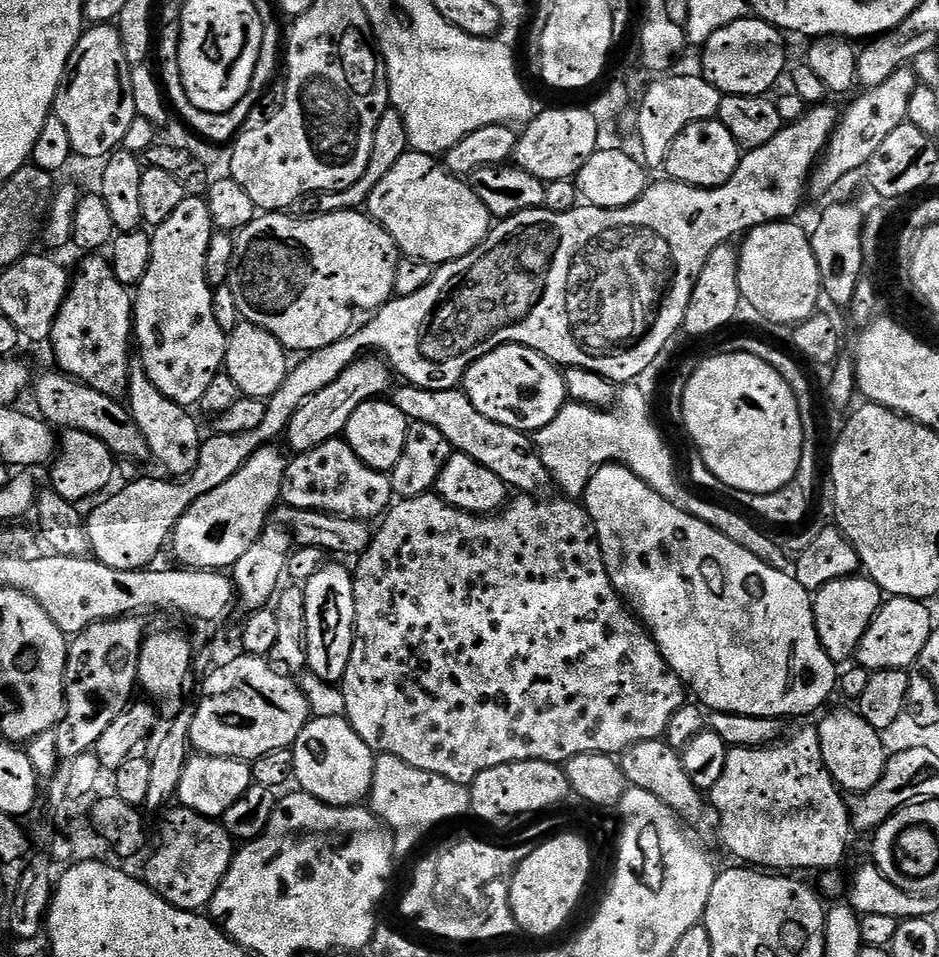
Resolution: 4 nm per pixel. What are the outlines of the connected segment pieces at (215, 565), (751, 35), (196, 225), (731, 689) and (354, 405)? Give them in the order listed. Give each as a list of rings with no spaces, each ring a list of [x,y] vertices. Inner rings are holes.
[[[265,446],[254,453],[218,490],[198,498],[182,514],[170,537],[170,552],[188,570],[230,570],[254,546],[270,523],[274,509],[281,503],[286,459],[276,446]]]
[[[745,18],[722,27],[703,44],[702,52],[704,79],[725,96],[763,96],[771,93],[770,90],[779,82],[784,67],[785,72],[789,67],[790,52],[781,29],[759,18]]]
[[[185,195],[178,210],[166,218],[151,233],[152,258],[146,270],[146,278],[134,292],[134,340],[140,344],[139,363],[143,364],[150,382],[174,402],[185,406],[199,405],[202,394],[210,387],[210,382],[221,375],[228,353],[228,336],[215,317],[213,287],[206,278],[206,254],[214,235],[214,223],[209,201],[202,195]]]
[[[604,464],[590,477],[587,488],[582,495],[582,503],[588,509],[592,525],[596,527],[596,537],[602,550],[604,565],[608,576],[617,592],[633,609],[638,611],[639,619],[645,629],[650,630],[650,635],[664,655],[669,669],[675,672],[689,689],[696,691],[695,699],[705,709],[712,712],[733,712],[747,716],[771,716],[785,718],[784,716],[804,716],[815,708],[820,708],[832,696],[836,688],[837,661],[829,659],[822,642],[818,638],[818,630],[814,622],[812,609],[812,596],[796,580],[792,572],[774,570],[766,562],[759,560],[750,550],[738,546],[730,538],[722,535],[718,529],[712,528],[706,522],[678,510],[670,501],[658,494],[645,481],[640,480],[622,464]]]
[[[368,354],[363,358],[357,358],[330,386],[318,390],[309,400],[304,402],[301,408],[290,418],[286,441],[293,448],[293,453],[309,452],[318,446],[322,446],[327,440],[335,440],[343,437],[346,422],[350,422],[350,414],[358,410],[368,400],[384,398],[393,391],[394,373],[388,367],[388,361]]]

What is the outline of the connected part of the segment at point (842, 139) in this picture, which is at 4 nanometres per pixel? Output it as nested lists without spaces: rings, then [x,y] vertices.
[[[911,67],[899,68],[886,82],[861,91],[861,96],[849,106],[839,117],[835,130],[828,140],[823,156],[812,170],[810,192],[816,196],[824,196],[835,184],[840,184],[851,172],[867,169],[870,158],[874,158],[874,150],[886,142],[886,137],[908,118],[910,98],[918,86],[918,81]]]

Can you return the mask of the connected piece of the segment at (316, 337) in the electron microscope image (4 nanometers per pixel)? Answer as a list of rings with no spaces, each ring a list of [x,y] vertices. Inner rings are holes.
[[[345,210],[342,212],[326,212],[323,214],[315,214],[309,220],[295,220],[294,217],[288,216],[287,211],[282,212],[265,212],[257,215],[254,220],[249,222],[242,229],[244,235],[244,257],[239,257],[238,263],[235,265],[234,271],[230,277],[230,285],[237,300],[237,308],[239,315],[243,317],[247,323],[258,324],[264,328],[274,338],[278,338],[278,342],[289,353],[307,354],[318,350],[322,346],[330,346],[334,342],[338,342],[346,335],[353,331],[354,325],[357,323],[356,315],[359,312],[375,313],[377,308],[388,303],[394,296],[394,274],[397,266],[400,265],[402,253],[396,247],[394,238],[390,238],[388,231],[373,220],[371,216],[360,210]]]

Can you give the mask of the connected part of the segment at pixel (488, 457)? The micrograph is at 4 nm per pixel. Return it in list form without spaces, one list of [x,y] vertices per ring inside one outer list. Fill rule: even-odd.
[[[409,384],[400,387],[393,391],[392,401],[406,414],[409,421],[420,421],[437,427],[455,451],[462,452],[488,470],[493,470],[510,488],[522,494],[536,494],[550,484],[548,470],[542,464],[533,439],[527,433],[494,422],[478,413],[461,389],[430,391]]]

